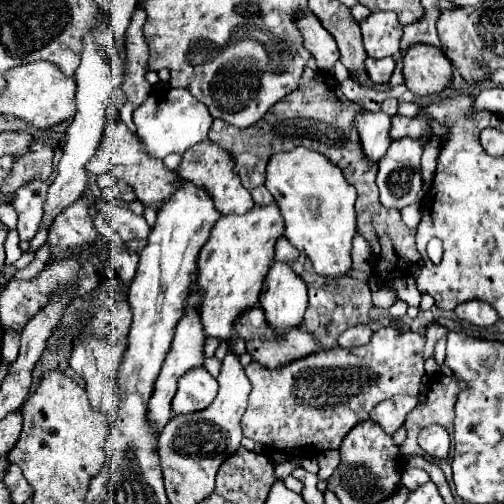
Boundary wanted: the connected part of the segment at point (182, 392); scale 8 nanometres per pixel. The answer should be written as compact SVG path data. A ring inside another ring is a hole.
M204 366L192 368L178 382L178 390L172 398L172 412L176 416L200 412L212 404L216 392L218 392L216 378L212 378Z

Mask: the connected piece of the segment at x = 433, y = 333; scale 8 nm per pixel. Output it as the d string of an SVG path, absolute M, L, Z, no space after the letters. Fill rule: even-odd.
M428 324L428 334L426 334L426 348L424 348L424 360L428 360L434 352L434 344L438 338L442 338L447 334L448 329L446 326L440 324Z

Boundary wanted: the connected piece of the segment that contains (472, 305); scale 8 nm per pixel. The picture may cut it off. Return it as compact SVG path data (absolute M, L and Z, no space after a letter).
M470 300L460 304L460 308L454 310L456 316L472 326L482 326L488 328L492 324L498 322L498 312L494 308L490 308L488 302L480 302L480 300Z

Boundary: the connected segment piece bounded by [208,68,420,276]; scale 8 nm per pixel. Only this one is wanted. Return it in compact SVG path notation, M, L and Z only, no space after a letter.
M304 68L300 86L288 96L284 96L284 100L274 104L268 110L268 116L260 120L260 124L252 124L252 128L236 128L224 120L214 120L208 138L216 142L220 148L226 148L226 152L230 152L236 174L240 176L242 186L246 190L252 190L264 184L266 164L276 152L288 152L296 146L306 146L326 156L332 164L336 164L342 170L344 178L358 192L358 200L356 200L358 232L364 236L364 240L370 246L370 254L374 258L374 274L382 276L382 226L386 226L386 240L388 240L388 246L396 252L400 268L420 260L420 254L416 250L416 240L414 240L416 234L402 222L400 210L388 210L380 206L378 188L374 182L378 166L368 164L368 160L364 160L364 152L360 152L360 136L354 126L356 104L350 102L342 94L342 90L334 90L334 88L340 88L340 84L334 80L332 74Z

